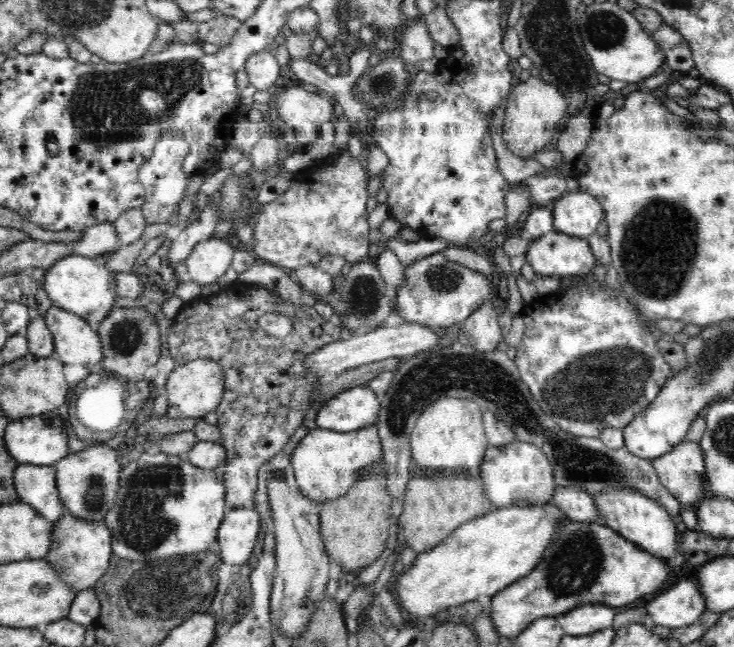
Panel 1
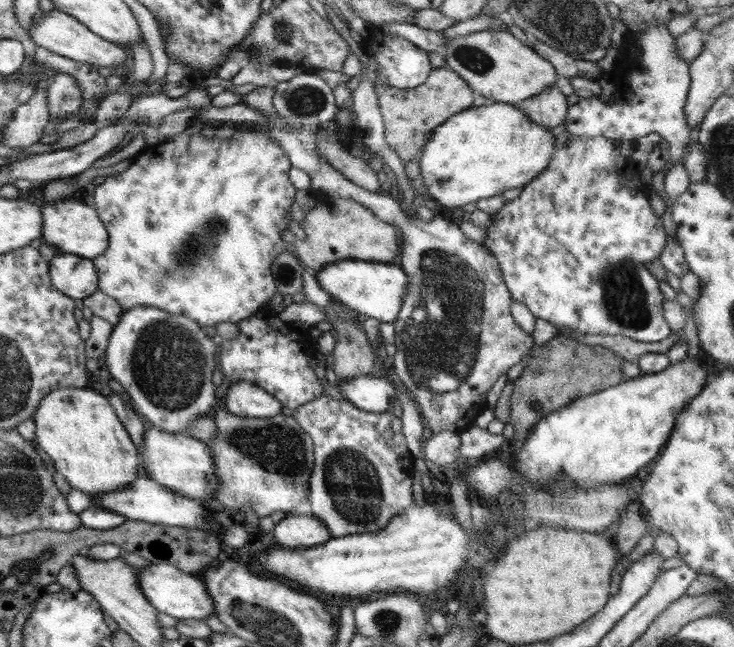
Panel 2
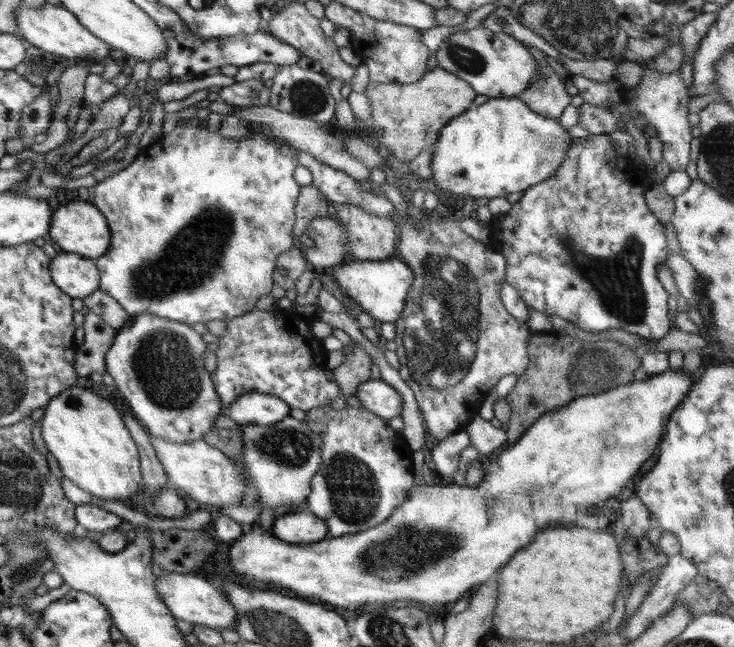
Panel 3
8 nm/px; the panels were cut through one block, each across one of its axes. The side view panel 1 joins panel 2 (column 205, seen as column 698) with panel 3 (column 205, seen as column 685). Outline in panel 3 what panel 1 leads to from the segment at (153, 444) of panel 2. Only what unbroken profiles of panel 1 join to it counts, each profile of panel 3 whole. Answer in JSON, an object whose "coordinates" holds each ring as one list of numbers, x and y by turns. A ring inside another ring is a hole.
{"coordinates":[[150,434,150,443,168,475,167,484,176,486,183,496,189,497,196,504,207,503,219,508,230,505,241,506,246,484,240,477,238,467,229,456,226,456,225,452,206,444,203,439,170,442,170,440,162,440]]}

